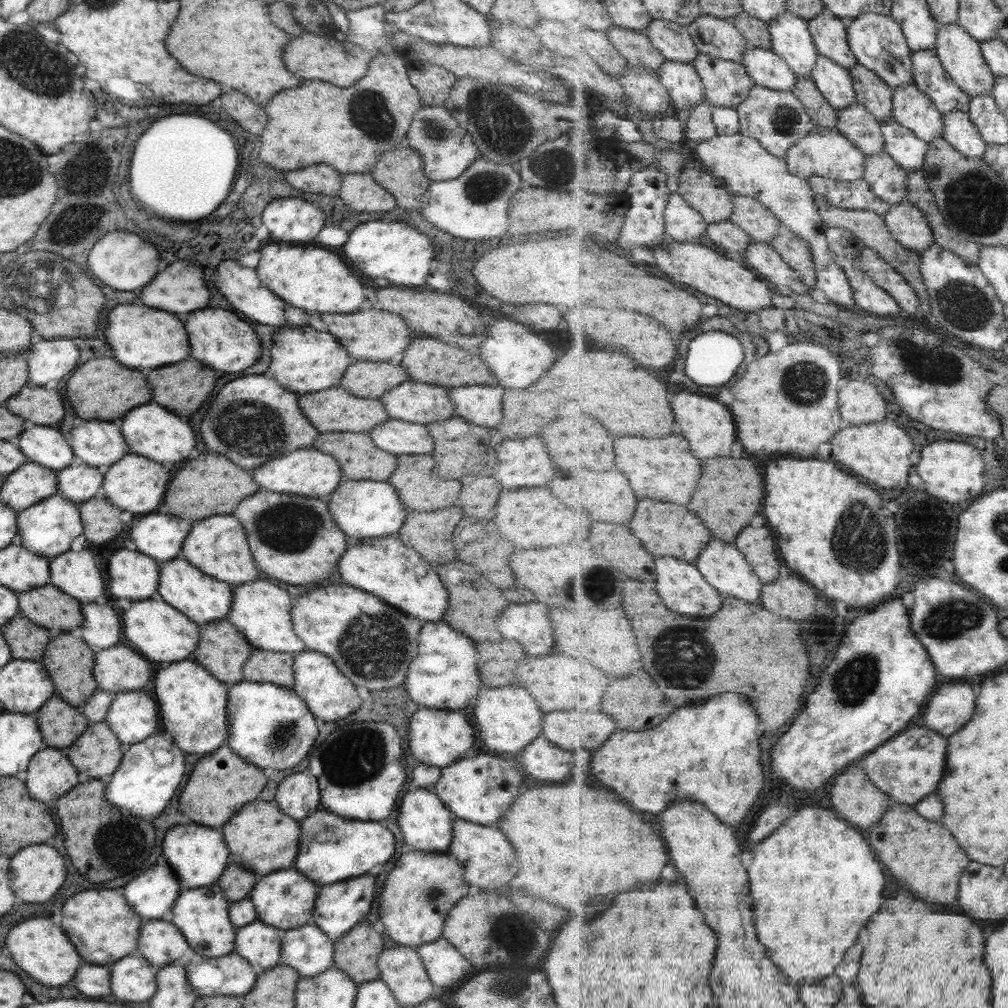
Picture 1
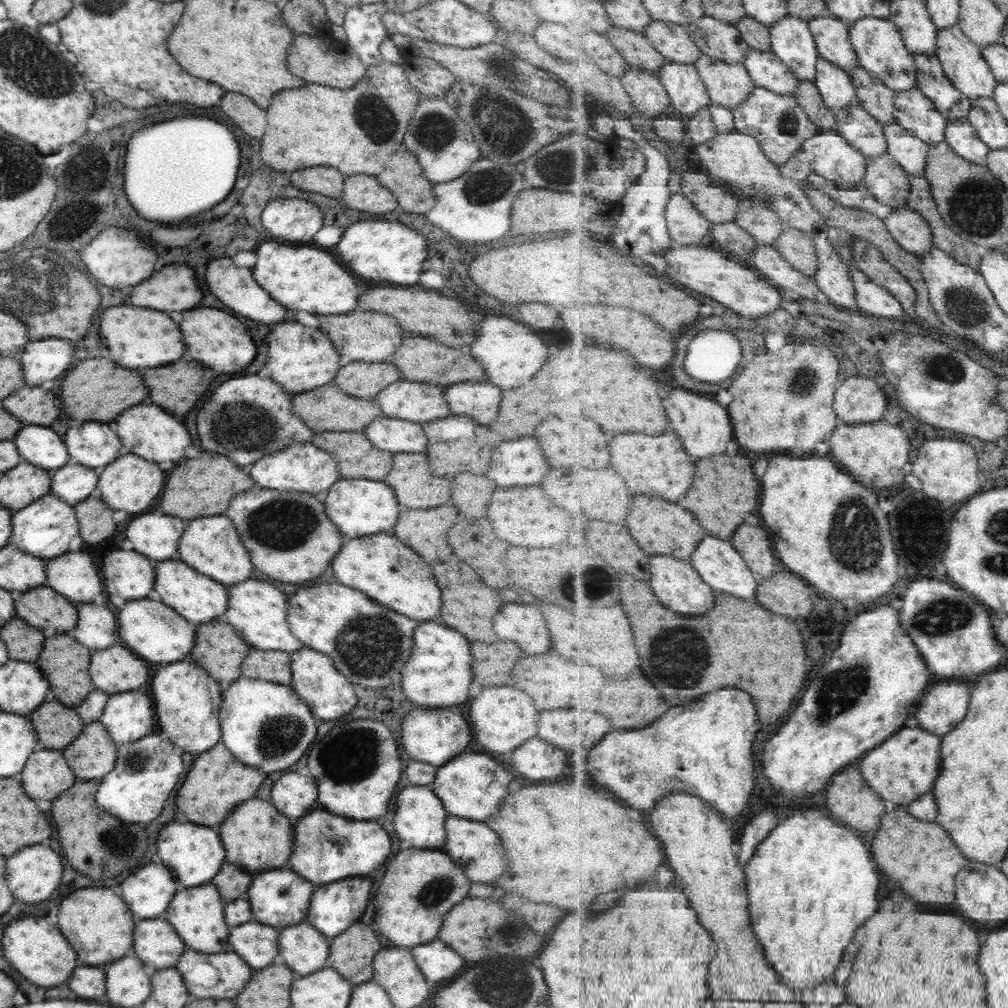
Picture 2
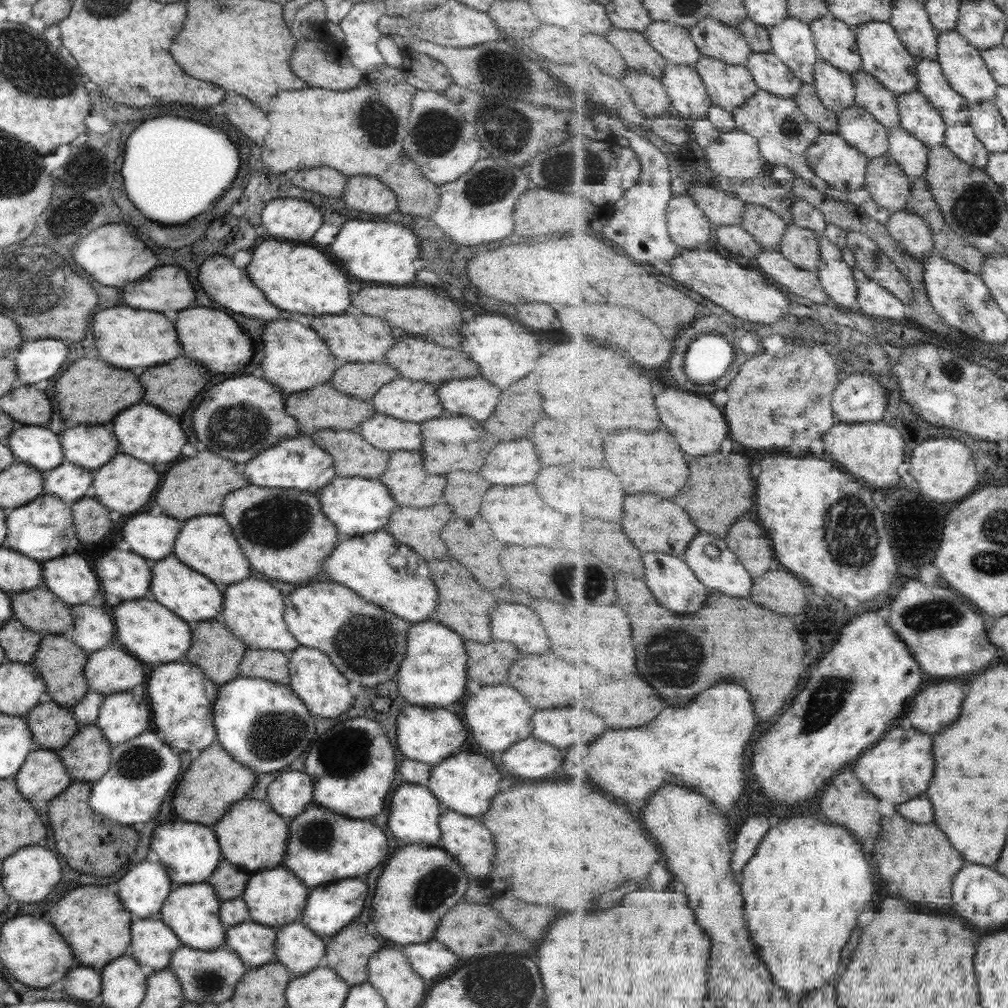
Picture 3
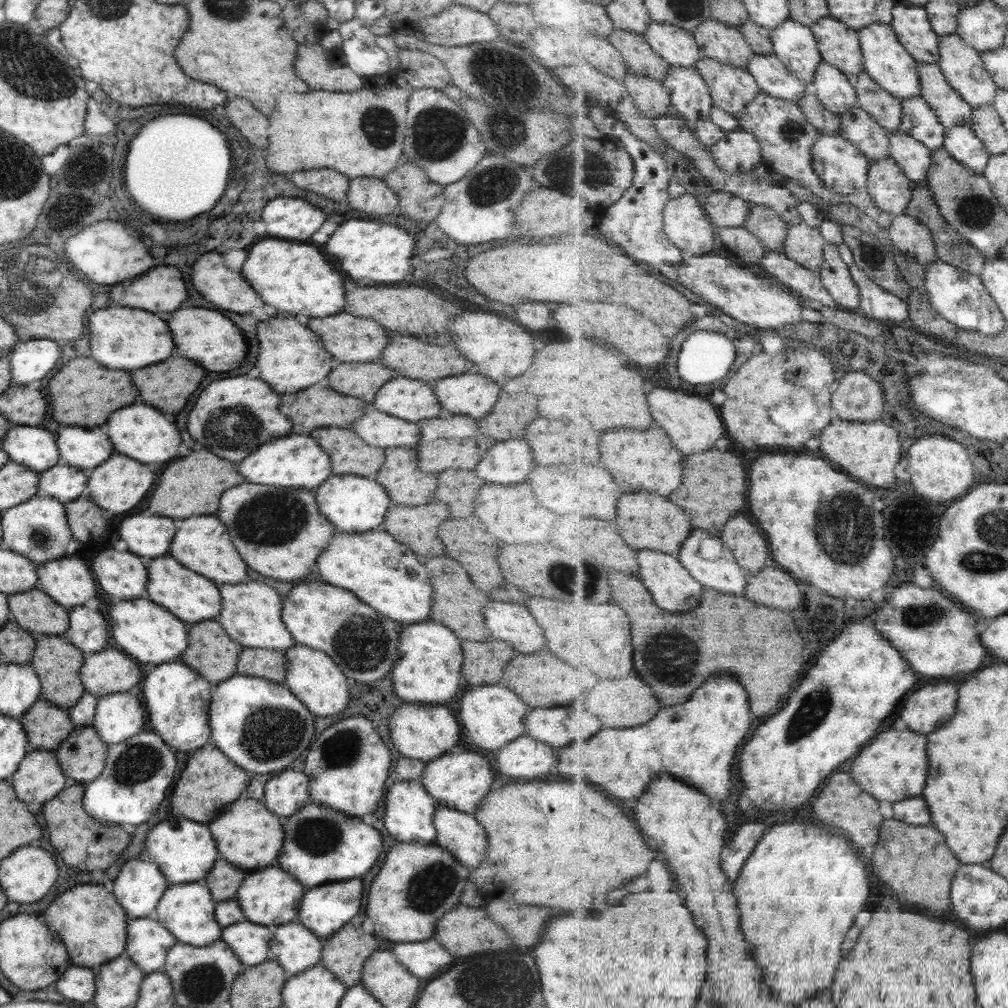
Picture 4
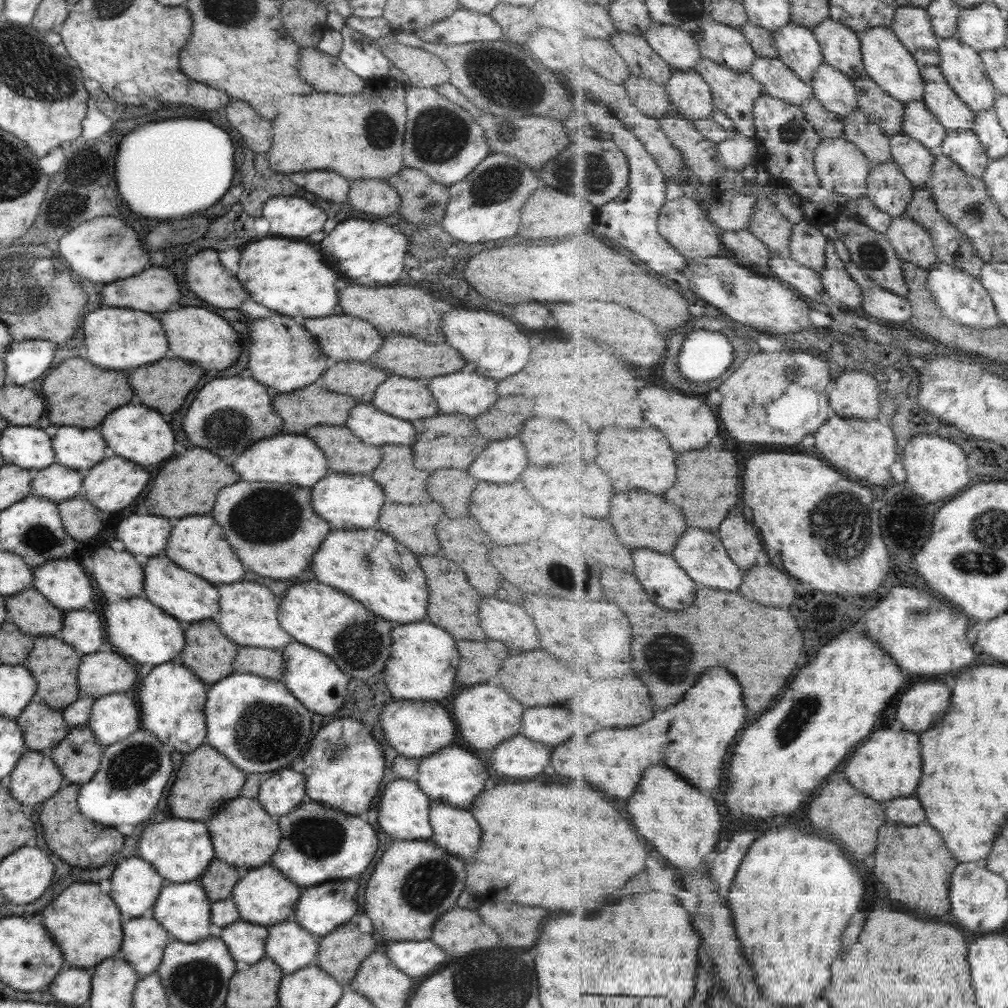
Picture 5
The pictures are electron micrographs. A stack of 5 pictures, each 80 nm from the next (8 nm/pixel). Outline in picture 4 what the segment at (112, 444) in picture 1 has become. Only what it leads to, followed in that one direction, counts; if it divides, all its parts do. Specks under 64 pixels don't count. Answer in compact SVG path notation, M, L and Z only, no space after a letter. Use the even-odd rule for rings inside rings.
M63 426L53 433L60 463L82 470L94 469L113 452L111 441L97 428Z

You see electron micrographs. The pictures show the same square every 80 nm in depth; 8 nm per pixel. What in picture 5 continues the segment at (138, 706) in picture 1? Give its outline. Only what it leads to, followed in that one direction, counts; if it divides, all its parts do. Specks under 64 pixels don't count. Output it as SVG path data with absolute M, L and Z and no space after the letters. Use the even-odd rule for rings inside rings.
M127 692L106 694L98 697L92 702L89 718L85 722L85 728L89 729L94 736L94 739L102 747L109 746L126 736L129 736L133 731L139 730L140 714L135 697L131 698Z

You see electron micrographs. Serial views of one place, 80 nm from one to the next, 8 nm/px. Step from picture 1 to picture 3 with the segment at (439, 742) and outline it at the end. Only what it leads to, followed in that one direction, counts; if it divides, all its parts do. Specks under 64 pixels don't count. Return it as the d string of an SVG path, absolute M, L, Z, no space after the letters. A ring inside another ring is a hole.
M409 706L403 708L395 720L395 742L397 748L406 759L417 760L433 766L445 757L453 754L453 750L467 740L467 731L453 710L447 712L443 708L433 706Z

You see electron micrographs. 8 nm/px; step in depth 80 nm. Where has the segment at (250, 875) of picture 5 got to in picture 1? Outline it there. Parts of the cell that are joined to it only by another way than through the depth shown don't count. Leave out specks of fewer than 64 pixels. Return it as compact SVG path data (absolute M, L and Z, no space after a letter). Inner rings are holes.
M289 868L263 876L249 892L248 899L252 902L257 920L285 932L310 922L316 893L313 882L307 882L305 876Z

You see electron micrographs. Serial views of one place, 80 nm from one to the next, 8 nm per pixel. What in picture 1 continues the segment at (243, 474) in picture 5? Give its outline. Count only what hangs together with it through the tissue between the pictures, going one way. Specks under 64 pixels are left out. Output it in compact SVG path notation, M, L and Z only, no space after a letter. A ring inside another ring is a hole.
M299 448L285 456L275 457L253 470L253 482L266 491L293 493L304 497L325 499L341 482L338 462L328 454L321 454L313 448Z

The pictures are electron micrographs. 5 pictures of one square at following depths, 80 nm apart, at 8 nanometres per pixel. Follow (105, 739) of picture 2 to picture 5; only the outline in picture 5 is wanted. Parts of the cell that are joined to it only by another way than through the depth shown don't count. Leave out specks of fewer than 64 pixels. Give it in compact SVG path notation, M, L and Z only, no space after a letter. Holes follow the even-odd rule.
M84 726L72 727L48 751L62 780L67 785L85 784L97 772L102 746Z

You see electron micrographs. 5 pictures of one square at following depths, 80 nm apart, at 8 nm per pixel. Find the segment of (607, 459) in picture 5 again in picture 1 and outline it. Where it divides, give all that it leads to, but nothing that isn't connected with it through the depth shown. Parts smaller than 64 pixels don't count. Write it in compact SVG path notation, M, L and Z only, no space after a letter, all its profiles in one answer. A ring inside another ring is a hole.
M673 426L669 438L641 438L623 436L615 440L617 466L631 480L631 486L639 498L673 500L675 504L689 504L697 482L701 480L701 460L691 454L691 444L687 438L679 436L678 426Z

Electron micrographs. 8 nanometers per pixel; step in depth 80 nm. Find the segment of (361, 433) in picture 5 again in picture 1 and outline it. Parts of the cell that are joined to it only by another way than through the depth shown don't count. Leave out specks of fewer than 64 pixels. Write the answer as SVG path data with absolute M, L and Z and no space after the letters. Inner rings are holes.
M387 419L376 424L368 435L378 450L392 455L429 455L433 441L422 424Z

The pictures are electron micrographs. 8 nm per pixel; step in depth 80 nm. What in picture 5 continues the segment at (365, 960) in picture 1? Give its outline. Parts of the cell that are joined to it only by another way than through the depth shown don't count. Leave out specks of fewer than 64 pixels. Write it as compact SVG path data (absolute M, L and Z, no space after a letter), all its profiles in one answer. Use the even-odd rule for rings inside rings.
M353 920L335 928L327 936L317 938L318 949L313 962L343 988L348 986L358 964L375 950L370 934L357 932L358 928L351 922Z

